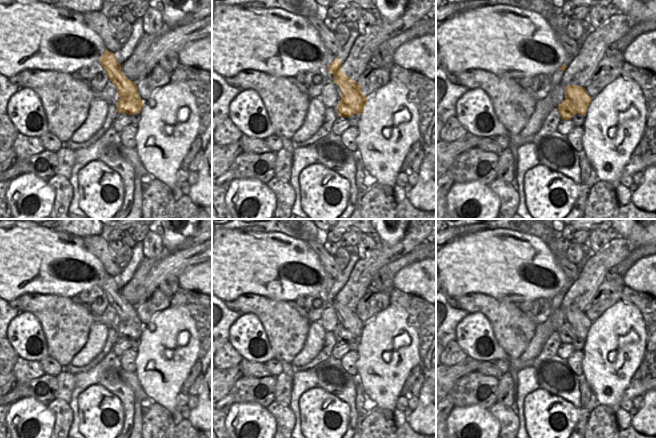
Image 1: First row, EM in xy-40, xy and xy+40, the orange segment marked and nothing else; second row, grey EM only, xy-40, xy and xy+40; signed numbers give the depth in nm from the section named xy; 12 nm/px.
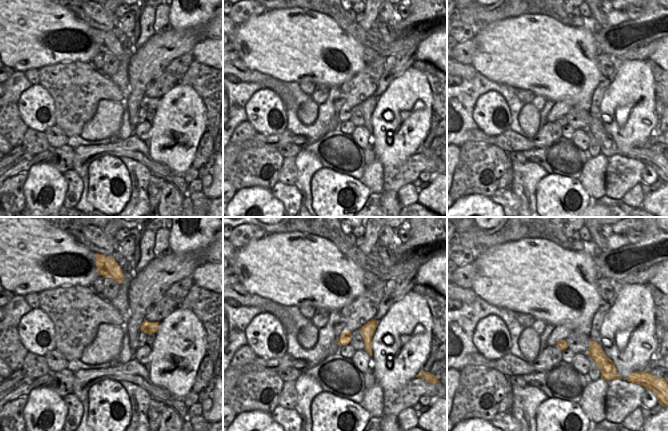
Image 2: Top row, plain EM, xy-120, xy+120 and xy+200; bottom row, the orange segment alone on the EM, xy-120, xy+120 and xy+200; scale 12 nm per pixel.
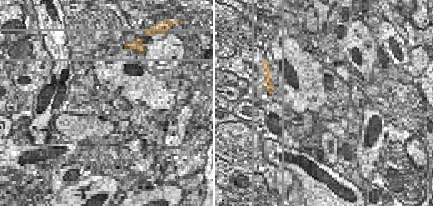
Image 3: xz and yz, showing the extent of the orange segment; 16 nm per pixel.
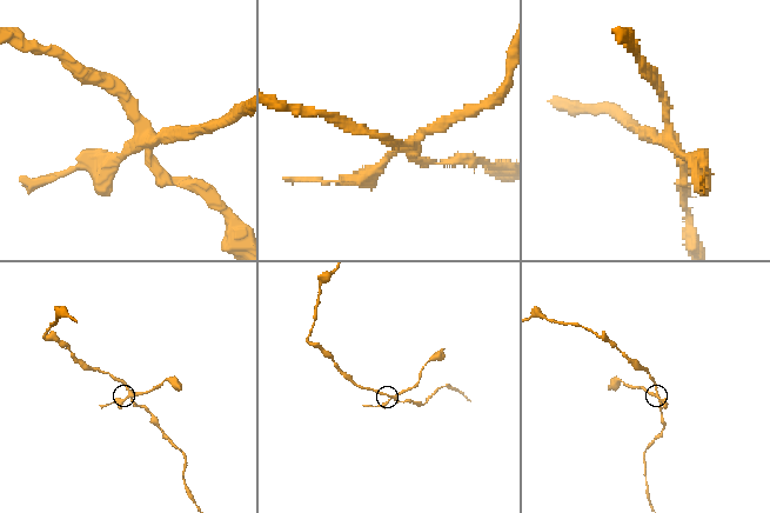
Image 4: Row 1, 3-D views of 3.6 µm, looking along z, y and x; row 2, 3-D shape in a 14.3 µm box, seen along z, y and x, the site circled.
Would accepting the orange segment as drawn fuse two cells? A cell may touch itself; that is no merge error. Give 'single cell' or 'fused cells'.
fused cells

